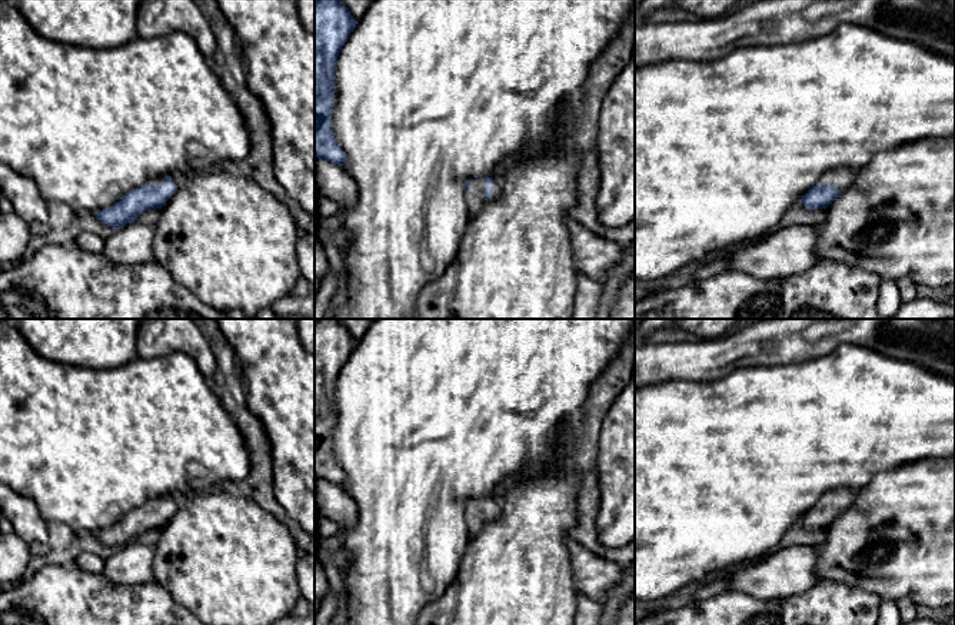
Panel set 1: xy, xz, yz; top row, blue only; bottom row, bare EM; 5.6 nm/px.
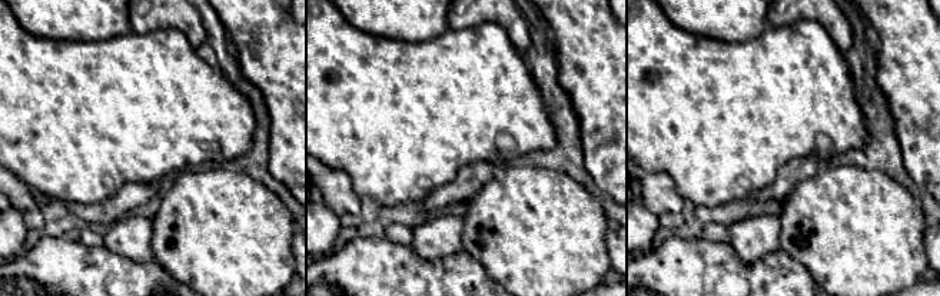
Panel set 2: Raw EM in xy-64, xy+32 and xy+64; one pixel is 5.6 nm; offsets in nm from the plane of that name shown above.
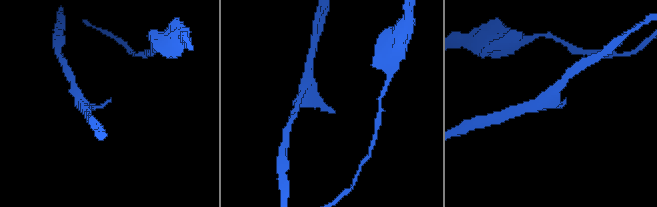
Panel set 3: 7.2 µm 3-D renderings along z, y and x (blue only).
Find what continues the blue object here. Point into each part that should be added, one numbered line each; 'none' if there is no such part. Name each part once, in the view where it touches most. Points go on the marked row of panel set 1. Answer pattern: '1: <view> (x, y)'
1: xz (475, 198)

